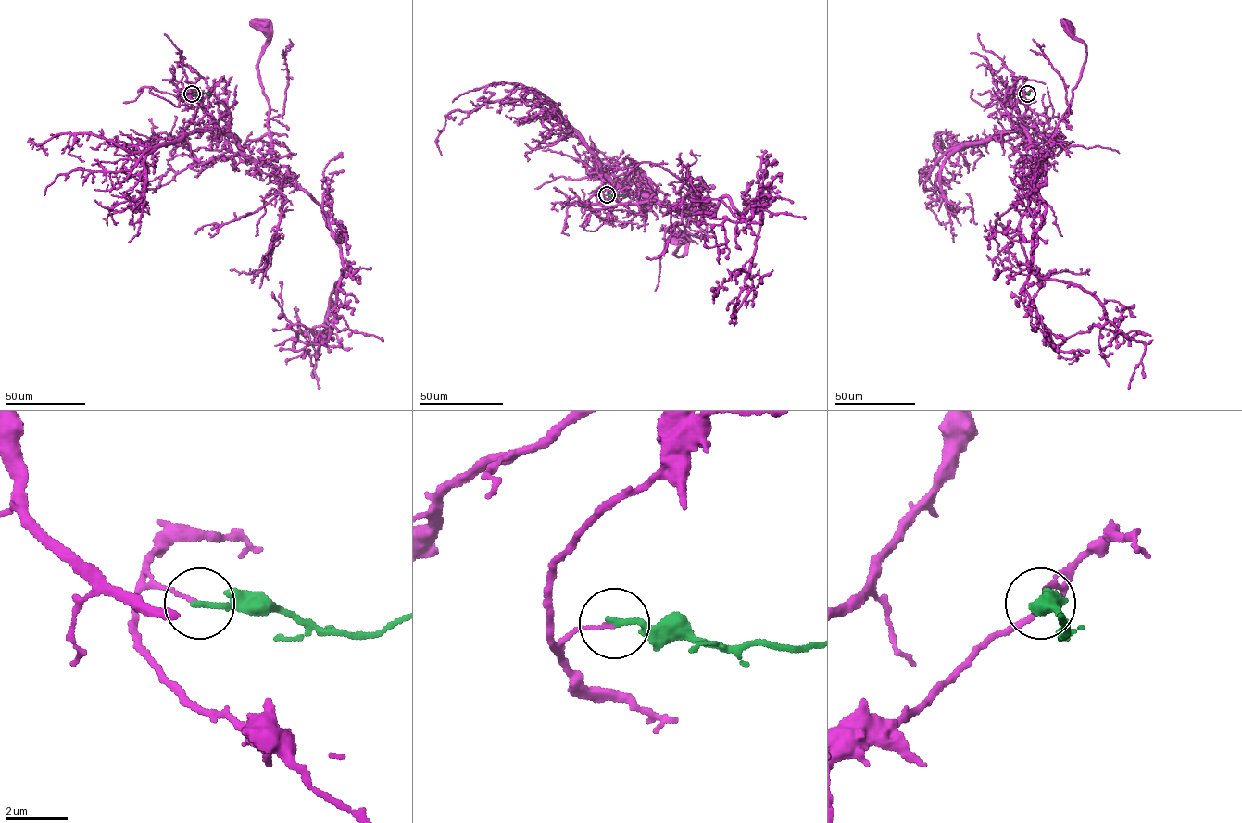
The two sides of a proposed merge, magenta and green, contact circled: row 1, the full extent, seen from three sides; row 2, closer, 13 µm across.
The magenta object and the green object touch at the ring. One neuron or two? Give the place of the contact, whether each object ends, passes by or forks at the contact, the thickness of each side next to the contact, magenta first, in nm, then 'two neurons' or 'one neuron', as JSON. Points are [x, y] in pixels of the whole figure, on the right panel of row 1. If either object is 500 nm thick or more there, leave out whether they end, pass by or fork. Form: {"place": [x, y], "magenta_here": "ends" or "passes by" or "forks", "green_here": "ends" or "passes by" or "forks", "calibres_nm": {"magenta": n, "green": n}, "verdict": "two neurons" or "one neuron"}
{"place": [1027, 93], "magenta_here": "ends", "green_here": "ends", "calibres_nm": {"magenta": 100, "green": 200}, "verdict": "two neurons"}

